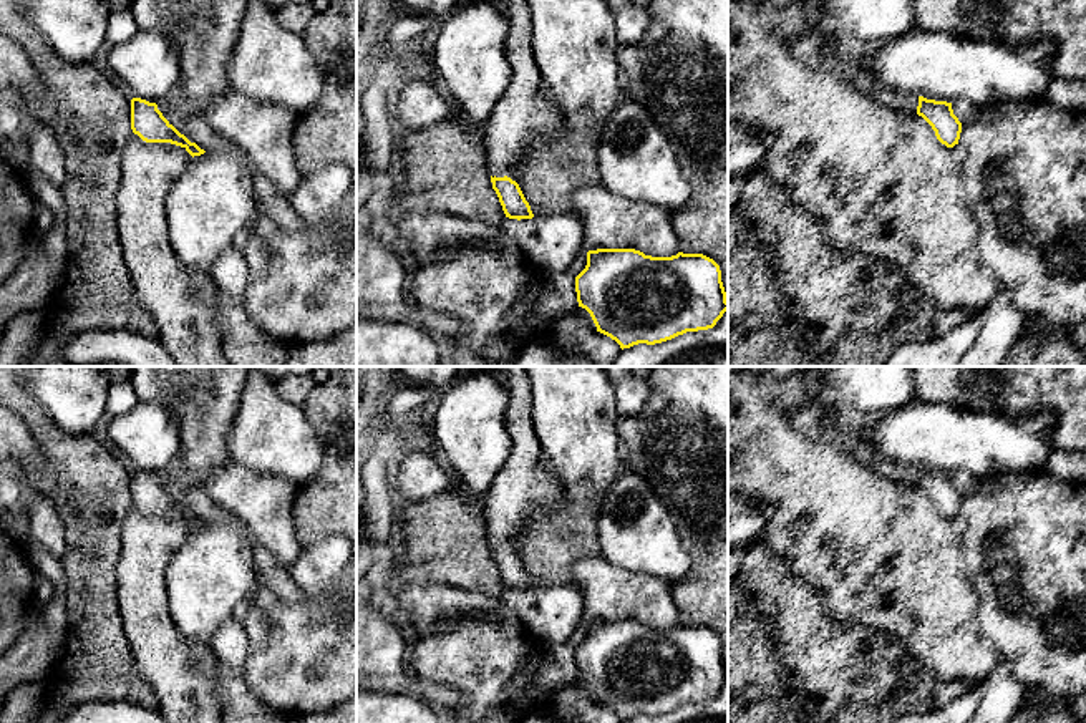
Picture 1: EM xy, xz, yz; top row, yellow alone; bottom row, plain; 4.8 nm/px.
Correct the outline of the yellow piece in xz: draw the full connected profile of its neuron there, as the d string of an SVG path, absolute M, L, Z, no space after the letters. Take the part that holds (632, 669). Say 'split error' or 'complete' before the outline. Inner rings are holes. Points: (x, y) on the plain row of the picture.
complete | M635 620L589 622L587 637L575 648L575 663L579 678L590 685L597 703L615 711L622 721L713 700L728 682L720 637L703 625L652 628Z

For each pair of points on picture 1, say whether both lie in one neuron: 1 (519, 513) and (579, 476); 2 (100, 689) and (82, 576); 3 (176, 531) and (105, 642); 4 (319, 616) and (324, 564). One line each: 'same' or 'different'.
1: different
2: same
3: different
4: different

